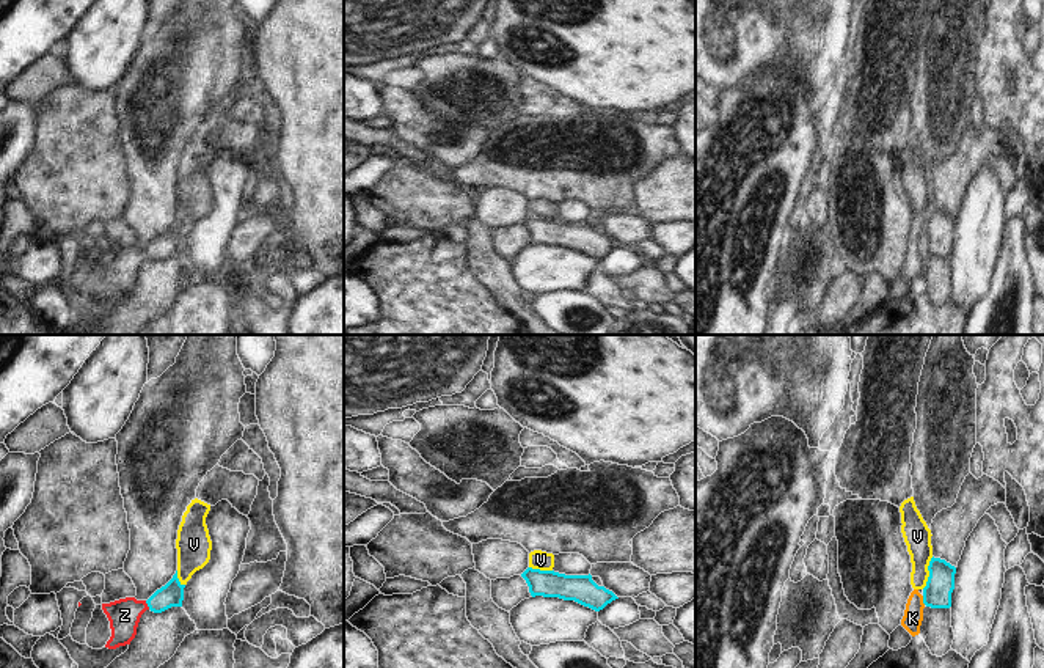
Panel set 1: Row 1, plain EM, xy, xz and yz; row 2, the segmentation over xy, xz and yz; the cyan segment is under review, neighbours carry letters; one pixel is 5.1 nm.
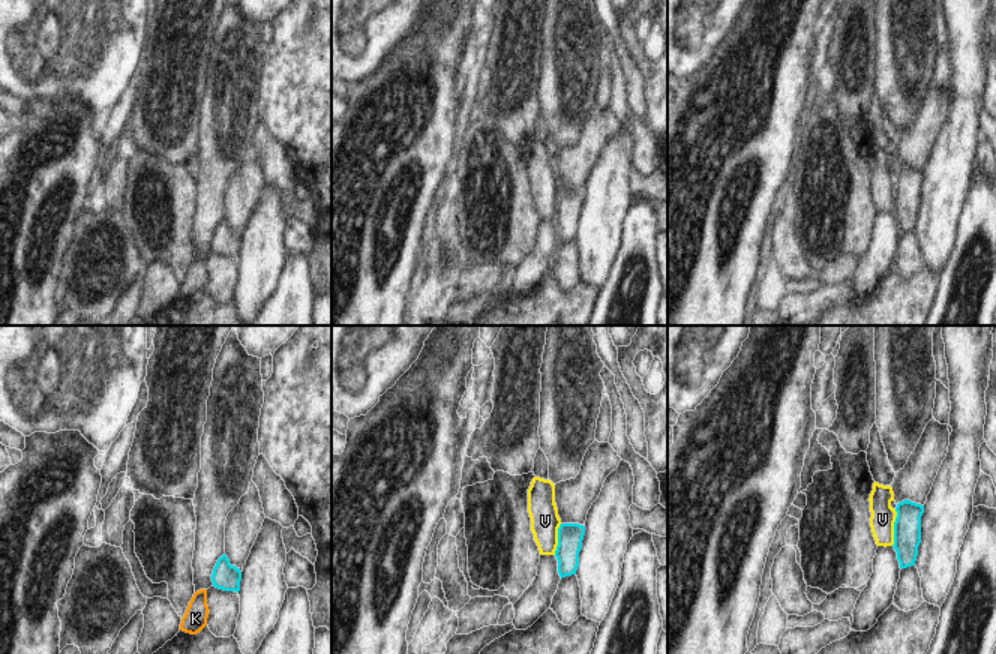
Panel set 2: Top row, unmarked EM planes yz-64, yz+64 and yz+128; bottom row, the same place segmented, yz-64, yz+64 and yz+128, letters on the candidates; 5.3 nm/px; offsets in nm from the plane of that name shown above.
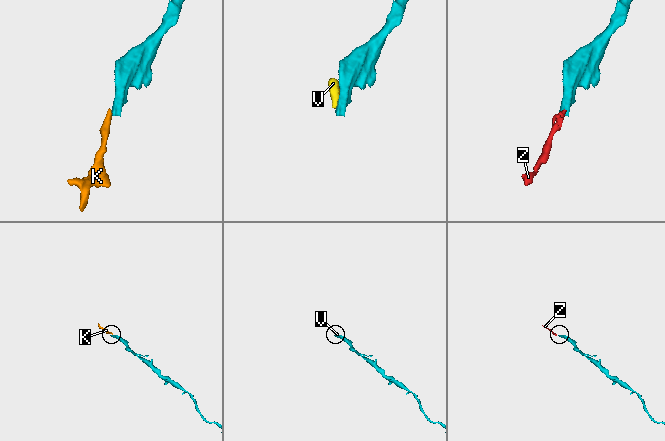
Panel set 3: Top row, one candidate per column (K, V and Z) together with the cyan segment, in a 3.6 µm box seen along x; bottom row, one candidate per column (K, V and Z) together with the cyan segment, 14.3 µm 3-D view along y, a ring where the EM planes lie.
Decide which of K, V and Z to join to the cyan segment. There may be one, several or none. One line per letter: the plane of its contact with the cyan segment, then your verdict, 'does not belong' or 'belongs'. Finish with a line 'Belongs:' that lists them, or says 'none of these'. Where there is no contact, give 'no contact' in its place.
K: yz | does not belong
V: yz | does not belong
Z: xy | belongs
Belongs: Z

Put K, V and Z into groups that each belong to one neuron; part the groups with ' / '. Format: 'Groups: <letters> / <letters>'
Groups: K V / Z

